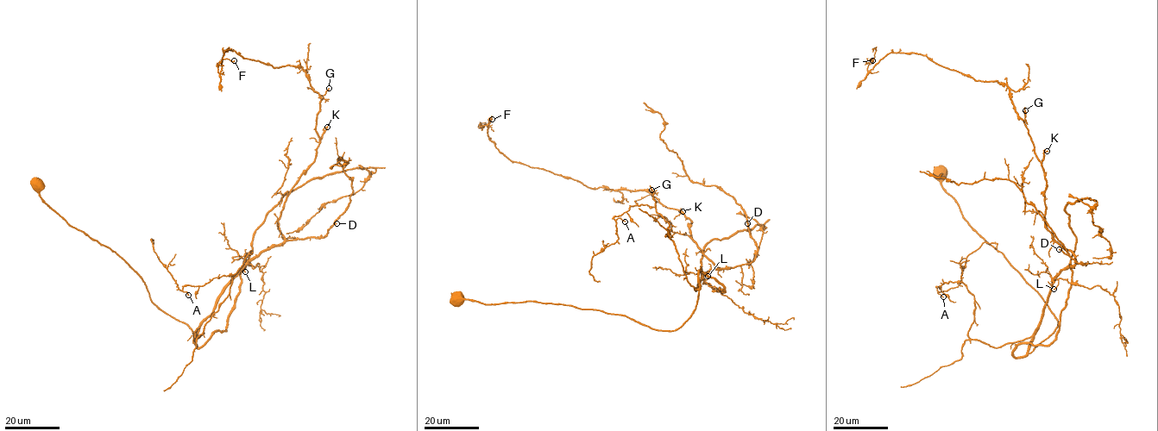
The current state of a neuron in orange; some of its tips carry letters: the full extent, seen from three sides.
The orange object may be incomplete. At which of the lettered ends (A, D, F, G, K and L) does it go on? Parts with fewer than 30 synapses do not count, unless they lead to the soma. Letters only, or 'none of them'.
D

